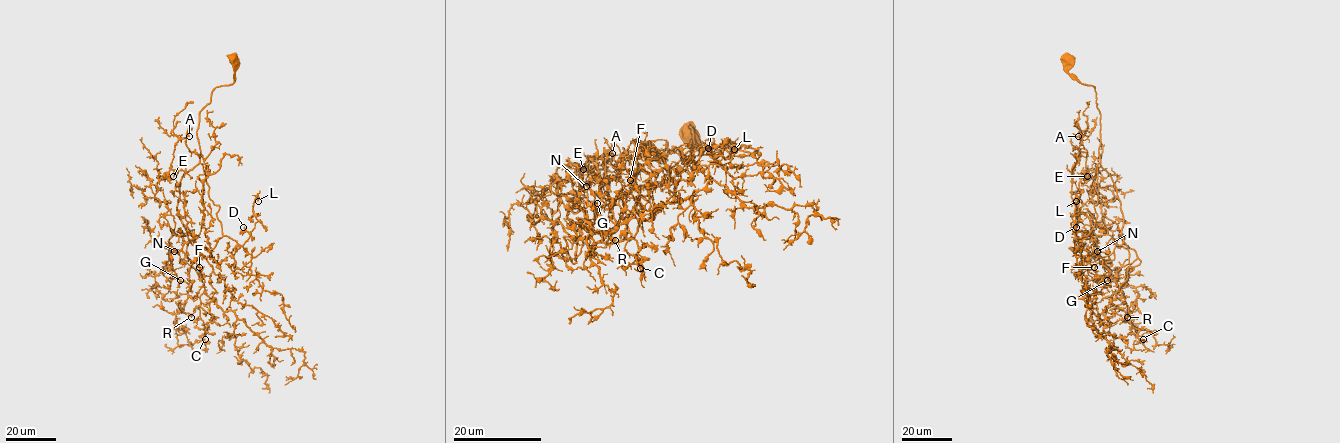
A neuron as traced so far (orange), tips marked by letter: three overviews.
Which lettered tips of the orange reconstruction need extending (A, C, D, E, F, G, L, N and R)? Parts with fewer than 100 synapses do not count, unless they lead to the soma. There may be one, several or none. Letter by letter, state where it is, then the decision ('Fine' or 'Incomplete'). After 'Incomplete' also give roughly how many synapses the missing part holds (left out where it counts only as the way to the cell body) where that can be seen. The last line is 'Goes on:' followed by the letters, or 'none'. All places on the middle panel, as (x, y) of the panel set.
A: Place: (612, 153). Fine
C: Place: (640, 268). Fine
D: Place: (708, 148). Incomplete. Roughly 200 synapses
E: Place: (583, 169). Fine
F: Place: (630, 180). Fine
G: Place: (597, 203). Fine
L: Place: (734, 149). Fine
N: Place: (586, 186). Fine
R: Place: (615, 240). Fine
Goes on: D

